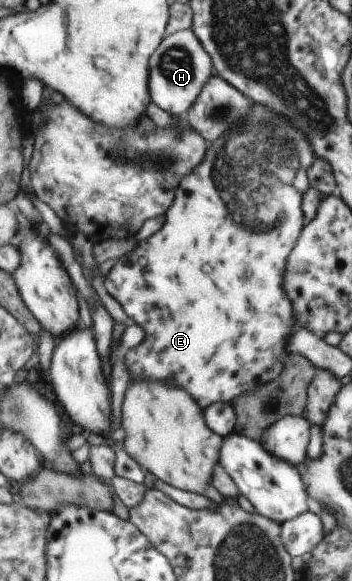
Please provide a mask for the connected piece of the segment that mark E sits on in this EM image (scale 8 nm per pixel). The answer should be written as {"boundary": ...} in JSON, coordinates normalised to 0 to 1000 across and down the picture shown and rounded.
{"boundary":[[[716,179],[716,186],[710,193],[690,200],[690,207],[685,213],[679,213],[679,207],[662,207],[662,213],[648,212],[648,219],[642,227],[622,238],[608,239],[599,248],[591,248],[585,265],[571,282],[560,286],[537,301],[528,301],[520,310],[514,310],[514,317],[509,324],[503,324],[503,330],[497,336],[497,344],[491,344],[491,351],[486,356],[466,367],[469,382],[463,382],[463,389],[440,399],[432,406],[412,413],[401,413],[398,417],[386,417],[386,423],[352,441],[344,441],[321,454],[310,470],[295,475],[295,492],[298,501],[321,513],[321,516],[338,522],[344,534],[361,542],[361,552],[381,556],[386,561],[395,561],[398,568],[406,568],[406,583],[398,587],[398,592],[389,592],[384,597],[366,599],[349,613],[355,632],[361,632],[361,639],[366,639],[366,652],[372,656],[449,656],[452,659],[466,659],[469,663],[483,663],[486,666],[509,668],[520,671],[526,676],[537,678],[537,683],[545,685],[548,690],[557,692],[560,697],[568,697],[571,702],[594,701],[597,697],[614,694],[651,694],[668,688],[673,683],[685,680],[696,680],[699,676],[724,673],[730,668],[750,664],[756,659],[776,656],[807,635],[804,632],[804,613],[815,609],[813,590],[818,580],[827,580],[838,568],[849,566],[849,561],[841,561],[841,552],[832,542],[832,534],[827,532],[824,518],[815,516],[815,509],[810,509],[810,503],[804,503],[804,475],[810,463],[810,444],[815,444],[815,437],[824,437],[824,432],[838,423],[838,417],[849,408],[852,398],[861,394],[861,372],[855,363],[855,344],[861,344],[861,334],[886,324],[878,318],[875,310],[875,289],[895,281],[895,263],[886,262],[884,250],[875,248],[875,243],[855,234],[855,227],[844,227],[844,224],[832,224],[832,217],[815,210],[815,207],[804,207],[798,200],[776,200],[776,193],[764,193],[759,186],[747,186],[747,182],[724,182]]]}

